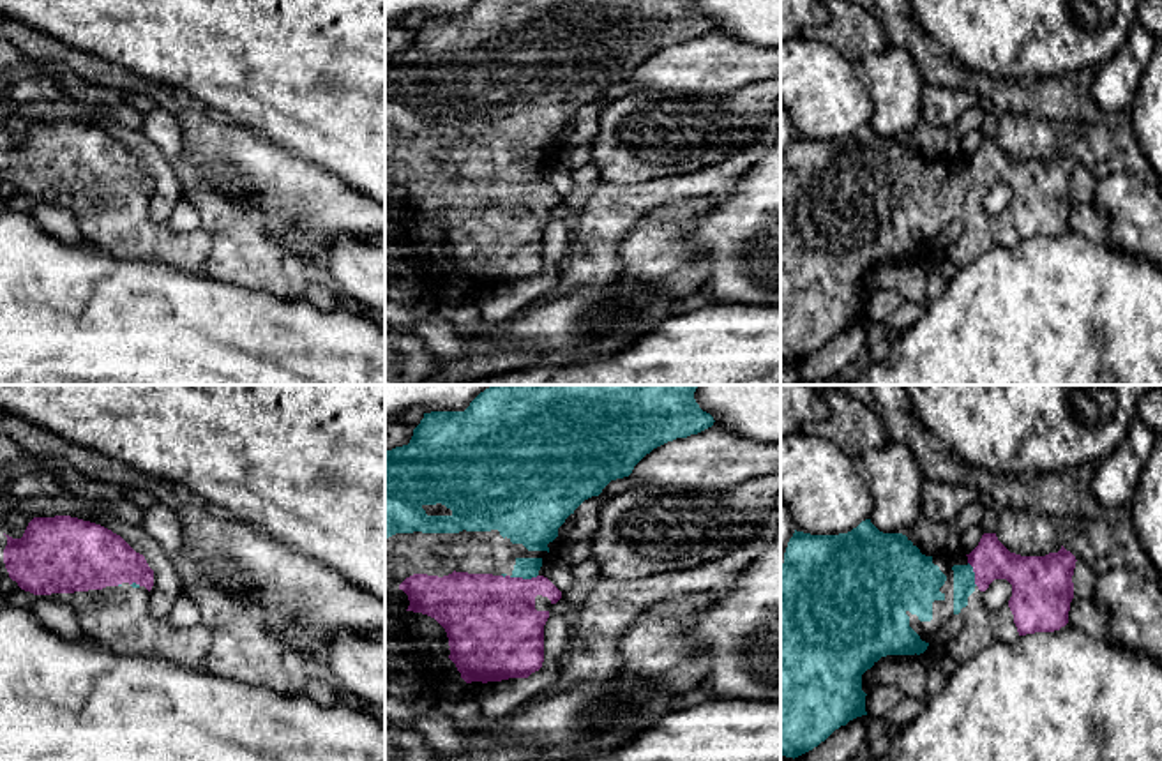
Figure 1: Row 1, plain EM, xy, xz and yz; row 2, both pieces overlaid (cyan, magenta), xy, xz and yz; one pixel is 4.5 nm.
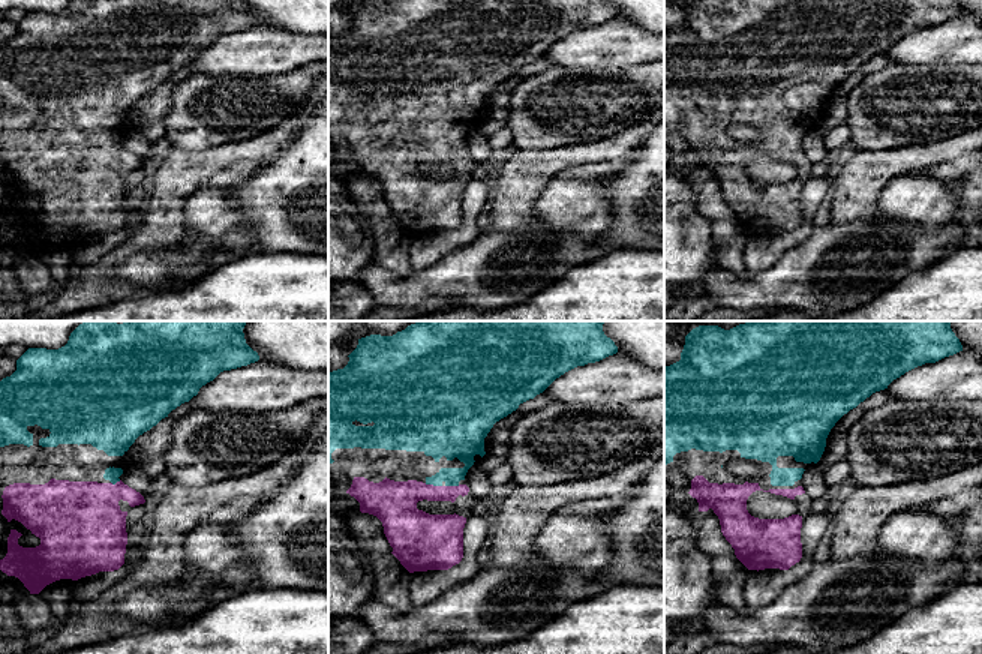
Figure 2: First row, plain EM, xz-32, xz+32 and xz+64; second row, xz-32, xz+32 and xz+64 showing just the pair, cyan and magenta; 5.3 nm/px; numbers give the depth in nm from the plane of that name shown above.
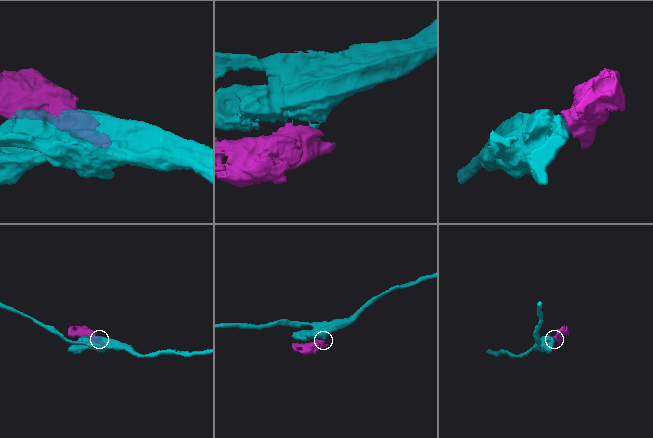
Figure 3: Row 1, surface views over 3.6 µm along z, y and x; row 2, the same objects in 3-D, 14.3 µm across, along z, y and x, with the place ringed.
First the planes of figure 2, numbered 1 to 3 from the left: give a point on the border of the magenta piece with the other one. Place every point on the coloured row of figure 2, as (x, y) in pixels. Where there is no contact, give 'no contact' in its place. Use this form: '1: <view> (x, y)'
1: xz-32 (116, 482)
2: xz+32 (434, 485)
3: no contact

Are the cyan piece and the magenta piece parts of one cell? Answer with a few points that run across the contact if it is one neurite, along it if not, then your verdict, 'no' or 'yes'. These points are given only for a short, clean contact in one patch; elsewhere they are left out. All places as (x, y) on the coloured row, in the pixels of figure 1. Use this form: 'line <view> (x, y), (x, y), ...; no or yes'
line xz (525, 567), (523, 578), (523, 587), (491, 622); yes

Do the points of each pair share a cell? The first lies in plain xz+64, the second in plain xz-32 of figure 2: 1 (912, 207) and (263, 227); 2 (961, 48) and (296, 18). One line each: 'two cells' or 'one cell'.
1: two cells
2: two cells

